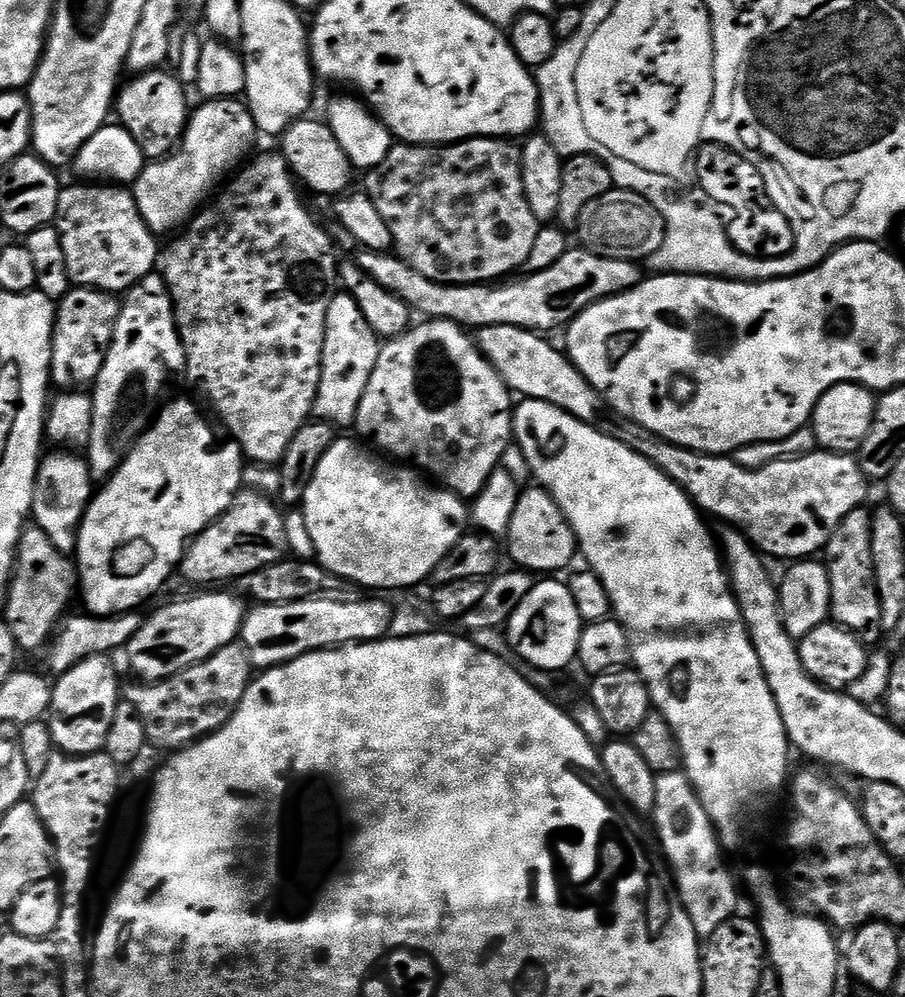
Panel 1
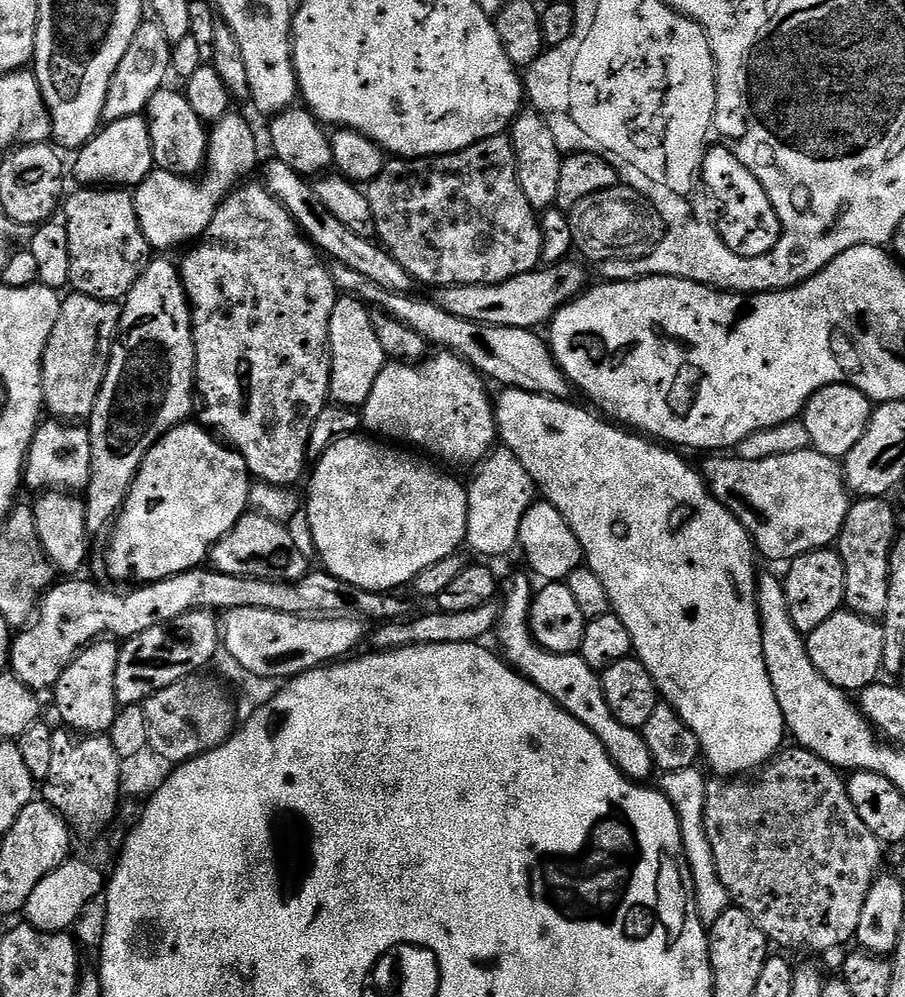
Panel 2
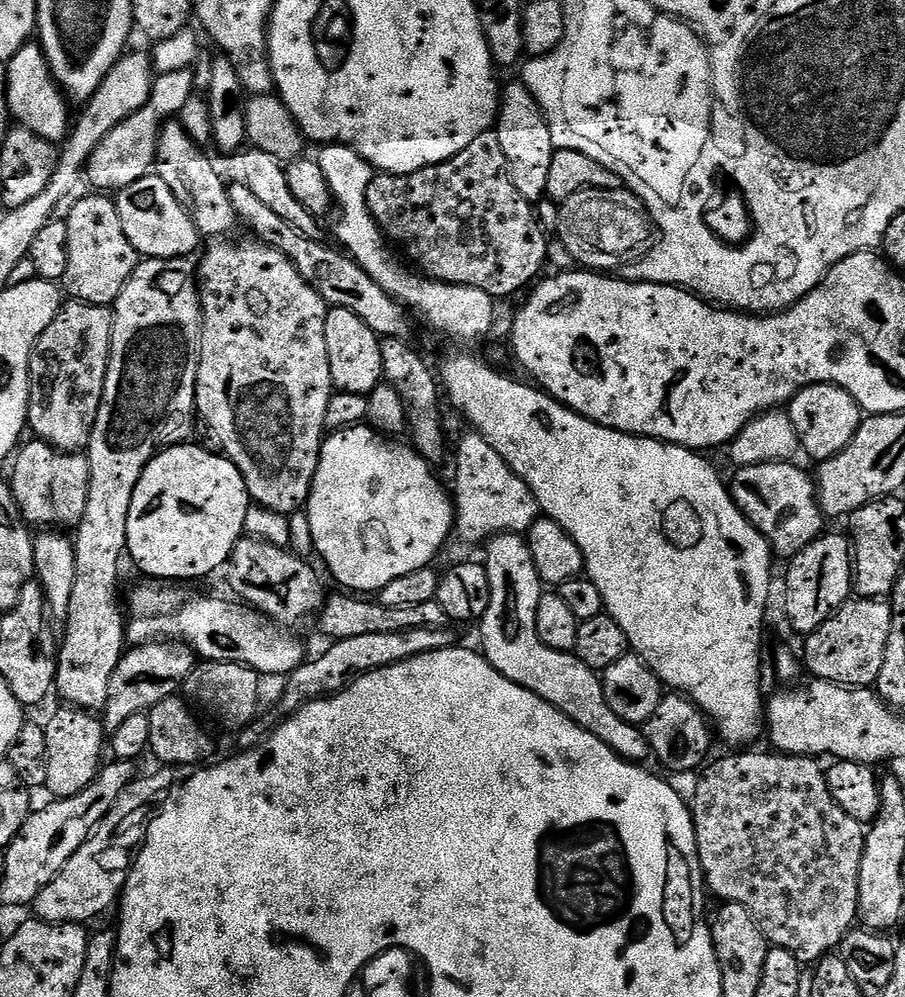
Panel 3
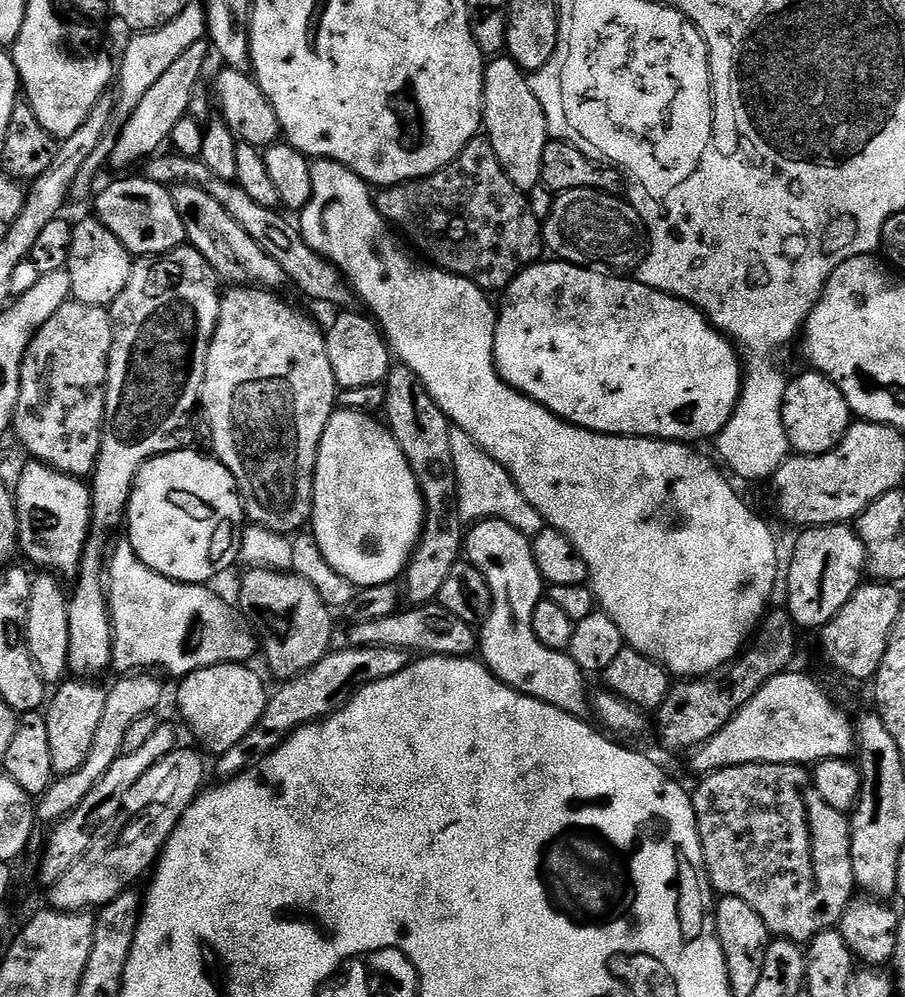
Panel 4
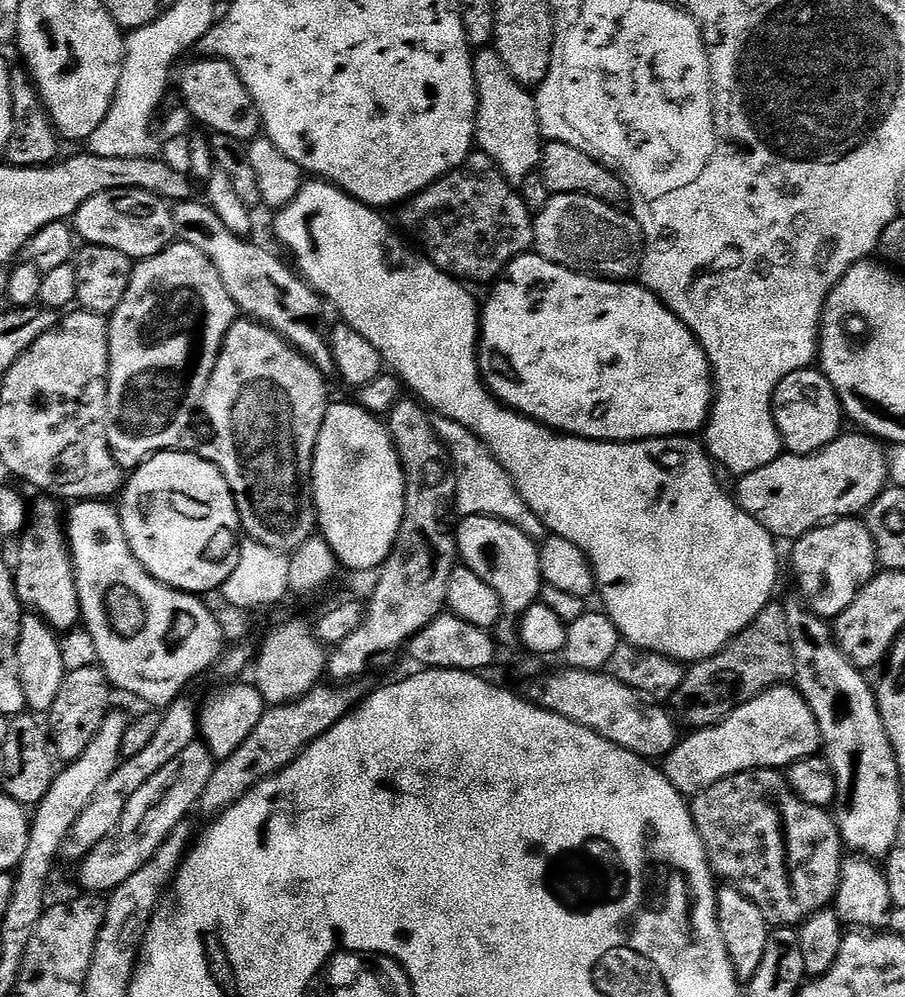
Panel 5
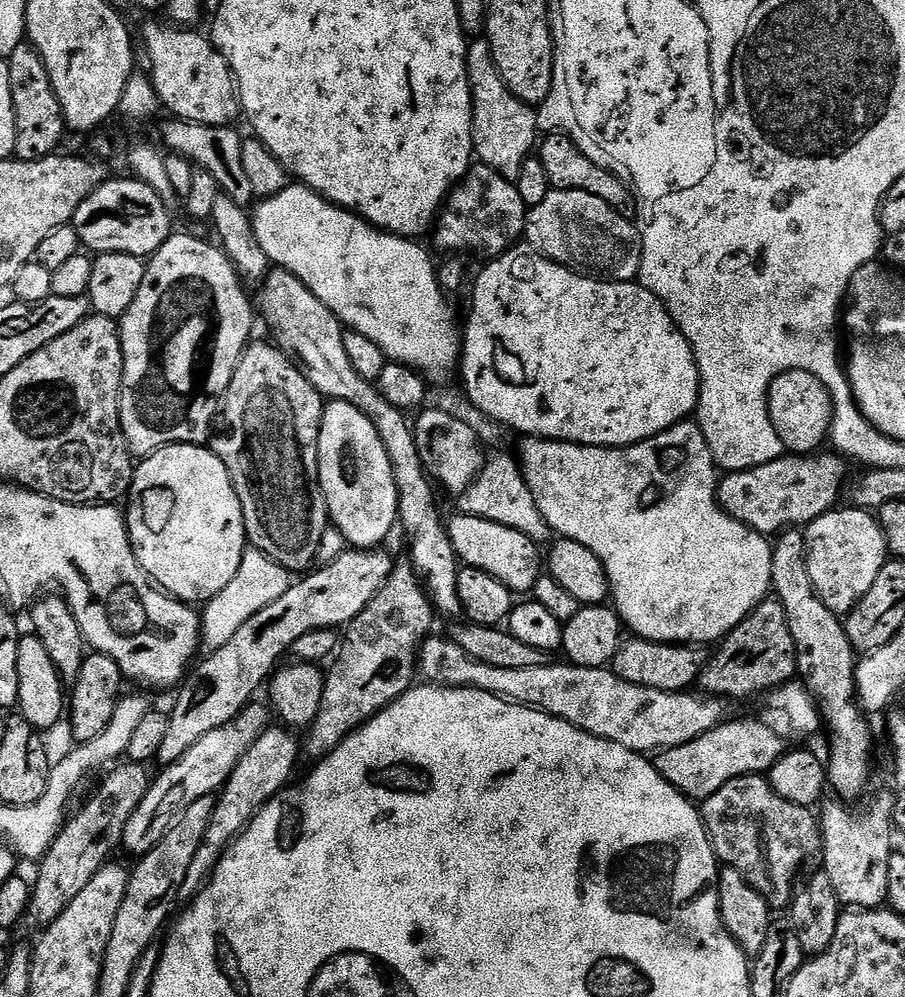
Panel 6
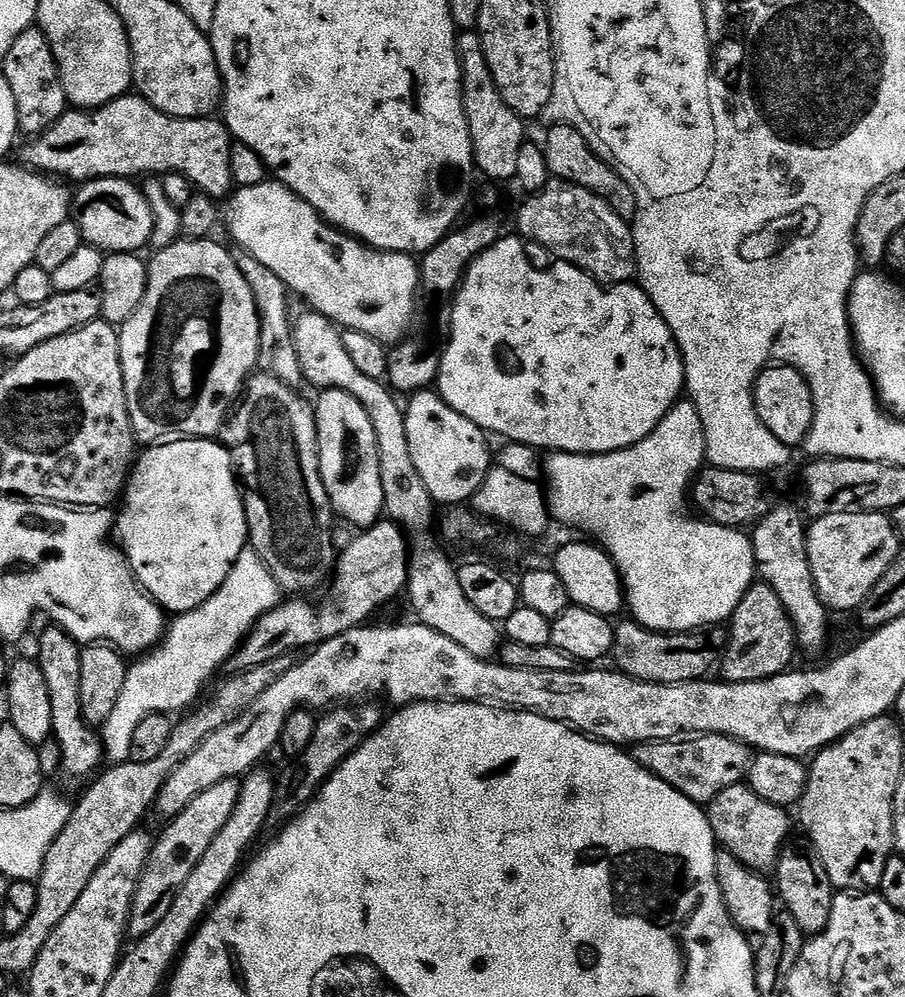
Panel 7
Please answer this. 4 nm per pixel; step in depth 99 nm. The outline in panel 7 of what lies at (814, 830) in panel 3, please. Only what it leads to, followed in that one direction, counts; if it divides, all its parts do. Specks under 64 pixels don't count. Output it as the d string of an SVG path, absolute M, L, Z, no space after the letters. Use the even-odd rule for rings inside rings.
M741 782L722 790L707 805L706 811L716 843L723 851L734 854L734 858L755 872L768 874L775 869L780 851L789 843L788 831L792 828L785 809L758 798L747 783Z

